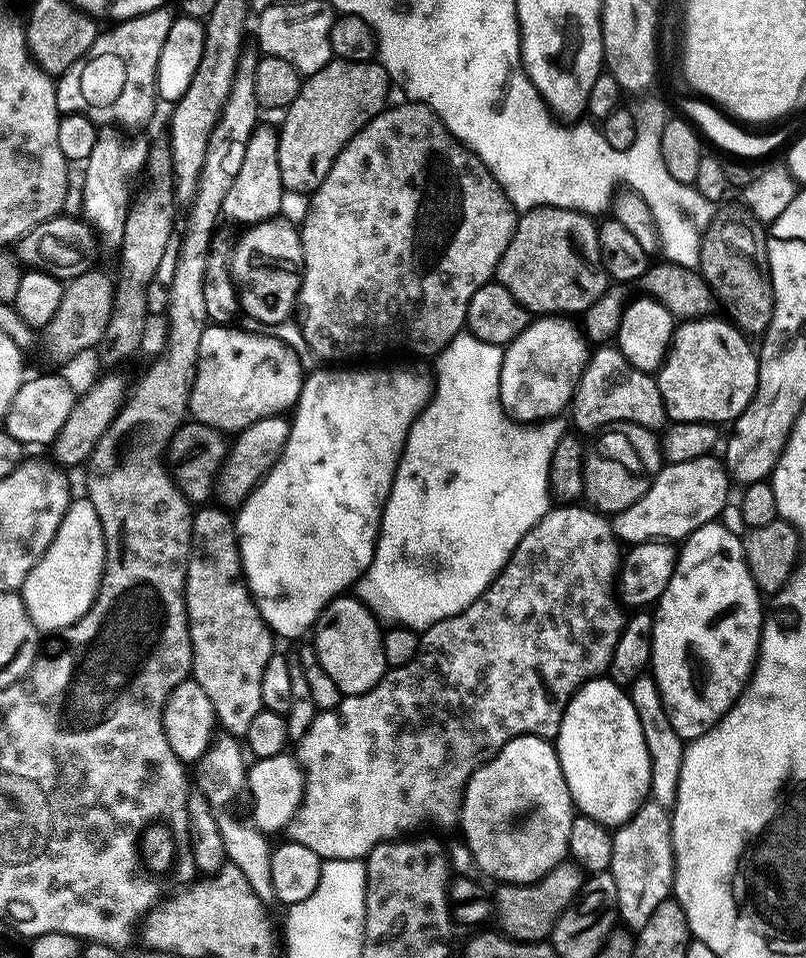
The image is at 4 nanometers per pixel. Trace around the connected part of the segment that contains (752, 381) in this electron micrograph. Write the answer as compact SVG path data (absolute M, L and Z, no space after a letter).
M712 319L690 320L675 329L672 347L658 373L662 402L669 421L727 425L742 415L756 393L758 356L748 345L749 337L733 323Z

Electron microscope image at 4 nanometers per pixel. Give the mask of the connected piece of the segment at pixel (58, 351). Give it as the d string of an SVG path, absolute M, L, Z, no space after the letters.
M95 270L83 272L78 278L64 284L62 302L58 302L58 310L54 318L42 330L44 336L44 352L56 364L64 364L75 356L83 354L87 348L99 345L104 339L104 331L110 322L112 313L113 281Z

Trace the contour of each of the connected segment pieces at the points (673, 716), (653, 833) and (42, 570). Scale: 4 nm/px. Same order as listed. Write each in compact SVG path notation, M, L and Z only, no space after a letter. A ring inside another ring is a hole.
M713 522L703 524L701 528L694 530L686 537L676 558L674 574L670 578L666 590L660 595L659 601L654 608L652 618L652 662L650 665L650 674L656 679L656 685L660 691L660 697L662 698L662 706L670 718L670 726L674 726L674 730L678 730L678 734L684 741L694 741L702 734L709 732L709 730L727 714L728 709L736 703L736 699L738 699L741 692L744 691L744 686L752 674L760 650L760 630L765 617L762 608L760 612L760 599L762 599L762 593L760 589L756 587L754 578L748 569L748 563L744 557L744 542L739 535L735 536L730 529L723 528L720 522Z
M645 802L636 815L612 832L614 886L618 886L618 920L625 929L638 930L650 922L650 914L669 897L674 884L672 818L667 809ZM625 924L625 925L624 925Z
M73 499L43 558L24 579L22 595L32 623L41 633L56 634L78 622L90 610L103 573L104 535L98 514L88 499Z

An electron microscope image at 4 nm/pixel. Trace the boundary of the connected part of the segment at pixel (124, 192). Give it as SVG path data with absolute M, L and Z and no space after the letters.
M101 135L97 137L90 158L84 162L84 180L80 187L83 190L82 213L88 228L94 233L95 239L100 240L112 250L119 249L122 234L126 230L130 192L126 188L132 170L140 171L147 163L149 141L136 140L131 146L124 146L114 136Z

